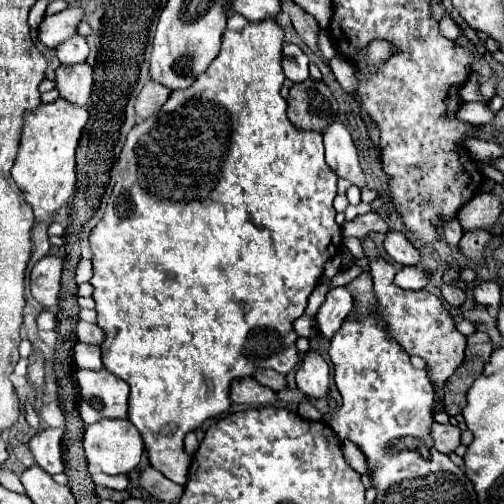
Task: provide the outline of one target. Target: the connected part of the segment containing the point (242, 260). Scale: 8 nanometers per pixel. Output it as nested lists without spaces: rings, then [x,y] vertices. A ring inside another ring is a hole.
[[[226,8],[228,24],[222,34],[222,50],[218,58],[210,64],[210,68],[196,78],[196,82],[186,90],[176,90],[170,94],[168,102],[160,112],[150,116],[148,120],[134,126],[126,138],[118,160],[118,182],[108,200],[104,218],[90,232],[92,246],[92,278],[94,286],[92,298],[96,302],[98,326],[104,330],[102,342],[102,362],[108,372],[114,372],[118,378],[130,384],[128,398],[128,420],[138,428],[144,440],[144,448],[148,452],[150,466],[160,470],[172,482],[186,486],[190,456],[184,450],[184,436],[196,430],[204,420],[214,418],[226,412],[226,400],[230,400],[230,382],[236,376],[252,376],[252,368],[272,368],[280,374],[288,374],[298,362],[294,320],[304,314],[308,296],[314,286],[322,278],[324,264],[332,258],[342,244],[342,230],[334,222],[336,210],[332,200],[336,196],[336,180],[338,176],[324,162],[324,144],[322,134],[318,132],[300,132],[292,128],[286,118],[286,100],[280,96],[280,88],[284,84],[282,72],[282,44],[284,30],[276,22],[276,18],[266,18],[262,22],[250,22],[244,16]],[[208,194],[204,198],[180,198],[174,196],[198,196]]]

